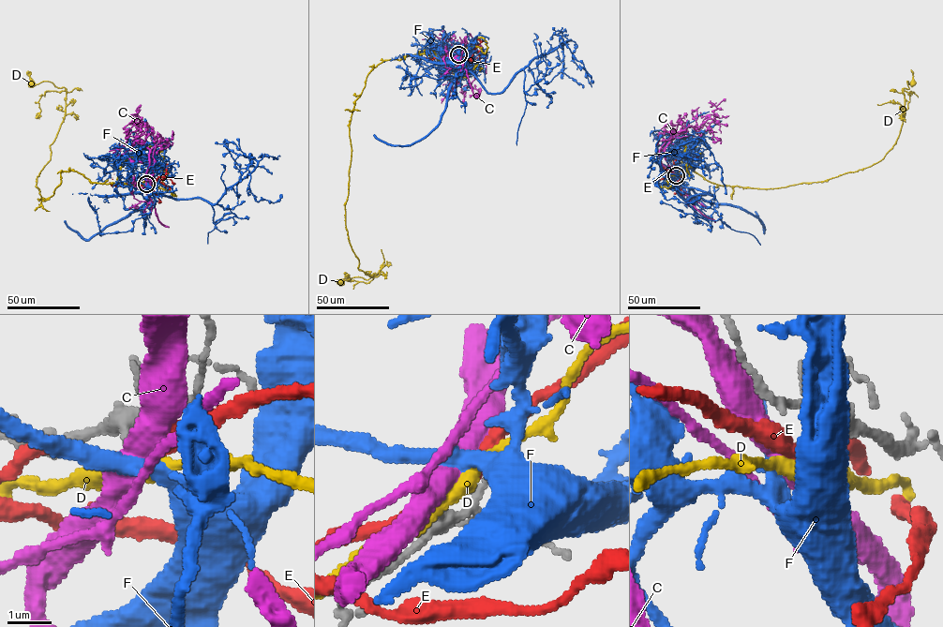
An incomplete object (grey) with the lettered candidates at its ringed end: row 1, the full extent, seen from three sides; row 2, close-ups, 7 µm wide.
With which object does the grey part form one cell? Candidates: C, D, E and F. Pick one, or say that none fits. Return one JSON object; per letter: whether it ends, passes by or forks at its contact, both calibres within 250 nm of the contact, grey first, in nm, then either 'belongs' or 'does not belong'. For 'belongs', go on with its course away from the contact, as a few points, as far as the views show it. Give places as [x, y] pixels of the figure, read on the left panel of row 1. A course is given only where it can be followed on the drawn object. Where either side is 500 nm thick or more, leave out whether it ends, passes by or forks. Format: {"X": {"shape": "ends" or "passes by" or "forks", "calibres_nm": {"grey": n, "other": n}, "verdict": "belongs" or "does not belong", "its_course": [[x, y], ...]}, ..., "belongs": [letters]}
{"C": {"calibres_nm": {"grey": 200, "other": 500}, "verdict": "does not belong"}, "D": {"shape": "passes by", "calibres_nm": {"grey": 170, "other": 340}, "verdict": "does not belong"}, "E": {"shape": "passes by", "calibres_nm": {"grey": 240, "other": 360}, "verdict": "does not belong"}, "F": {"shape": "passes by", "calibres_nm": {"grey": 170, "other": 320}, "verdict": "belongs", "its_course": [[146, 184], [149, 194], [215, 203], [257, 165], [232, 152], [225, 140], [239, 167], [236, 193]]}, "belongs": ["F"]}

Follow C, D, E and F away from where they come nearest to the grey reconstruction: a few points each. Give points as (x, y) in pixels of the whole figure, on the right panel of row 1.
C: (676, 175), (666, 157), (665, 146), (688, 126), (699, 126), (714, 114), (707, 130)
D: (676, 175), (684, 156), (706, 180), (748, 187), (823, 182), (871, 166), (896, 141), (902, 89), (913, 82)
E: (677, 175), (669, 171), (674, 161), (678, 158), (696, 157), (696, 154)
F: (676, 175), (681, 186), (711, 195), (684, 200), (660, 162), (679, 145), (700, 138), (722, 169), (726, 194)

